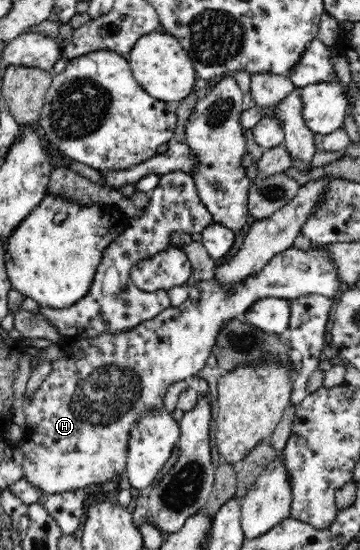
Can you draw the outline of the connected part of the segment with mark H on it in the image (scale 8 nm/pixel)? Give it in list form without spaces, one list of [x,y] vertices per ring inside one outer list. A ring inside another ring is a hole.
[[[311,242],[310,248],[307,250],[295,247],[292,245],[291,248],[276,254],[272,260],[261,270],[261,273],[255,274],[255,276],[249,276],[243,284],[235,286],[233,292],[226,292],[224,288],[216,285],[214,280],[198,281],[193,284],[191,288],[188,288],[188,298],[179,307],[169,307],[163,310],[163,312],[158,313],[157,316],[149,320],[144,320],[137,324],[136,327],[117,332],[102,332],[97,336],[90,336],[84,339],[71,340],[64,346],[65,352],[62,357],[52,362],[51,372],[46,376],[43,384],[37,388],[35,396],[25,399],[25,412],[26,412],[26,423],[23,427],[23,436],[16,443],[21,449],[23,449],[23,462],[24,462],[24,474],[32,484],[41,488],[47,494],[59,494],[63,492],[77,491],[79,488],[91,487],[92,485],[105,485],[108,483],[113,483],[119,476],[125,472],[127,463],[127,454],[129,446],[129,434],[131,430],[135,428],[137,420],[141,420],[147,412],[157,412],[161,406],[163,406],[163,399],[167,396],[169,388],[179,382],[179,380],[184,380],[187,382],[191,377],[196,376],[198,372],[203,370],[203,366],[207,364],[209,356],[213,353],[214,342],[223,323],[233,319],[235,314],[244,314],[244,312],[255,302],[256,300],[262,298],[281,298],[281,299],[294,299],[296,300],[300,296],[305,295],[316,295],[327,296],[331,299],[335,298],[339,292],[341,292],[341,286],[343,286],[343,281],[339,276],[336,264],[334,264],[334,259],[329,253],[329,249],[325,245],[318,245],[317,243]]]

